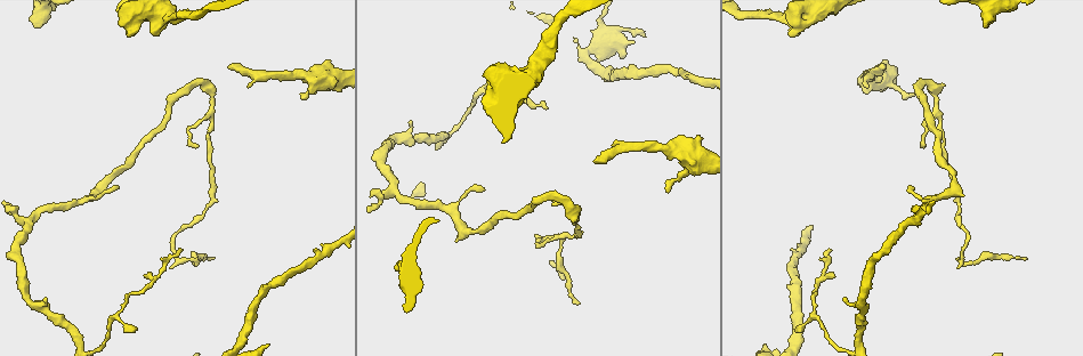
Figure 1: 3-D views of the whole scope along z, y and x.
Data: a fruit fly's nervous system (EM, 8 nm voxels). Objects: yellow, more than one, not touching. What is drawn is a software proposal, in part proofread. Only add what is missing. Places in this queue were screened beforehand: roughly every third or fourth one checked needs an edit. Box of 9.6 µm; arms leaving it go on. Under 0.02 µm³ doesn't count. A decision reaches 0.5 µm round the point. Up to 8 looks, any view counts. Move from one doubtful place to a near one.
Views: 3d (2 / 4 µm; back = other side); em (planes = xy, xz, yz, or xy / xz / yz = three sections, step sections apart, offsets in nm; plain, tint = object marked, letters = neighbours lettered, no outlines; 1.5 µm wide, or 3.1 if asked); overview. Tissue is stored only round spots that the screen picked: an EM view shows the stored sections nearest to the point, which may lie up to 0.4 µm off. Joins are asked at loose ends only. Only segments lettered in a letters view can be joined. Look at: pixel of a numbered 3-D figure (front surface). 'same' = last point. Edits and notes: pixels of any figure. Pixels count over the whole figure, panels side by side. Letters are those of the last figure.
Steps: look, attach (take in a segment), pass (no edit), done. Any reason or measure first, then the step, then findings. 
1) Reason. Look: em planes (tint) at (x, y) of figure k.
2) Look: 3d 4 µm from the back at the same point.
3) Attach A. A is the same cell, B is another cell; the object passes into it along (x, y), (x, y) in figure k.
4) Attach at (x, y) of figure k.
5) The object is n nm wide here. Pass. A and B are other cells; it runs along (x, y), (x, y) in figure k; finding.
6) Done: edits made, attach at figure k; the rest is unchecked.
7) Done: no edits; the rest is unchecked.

Branch stops here. Look: 3d 2 µm at (791, 36) of figure 1.

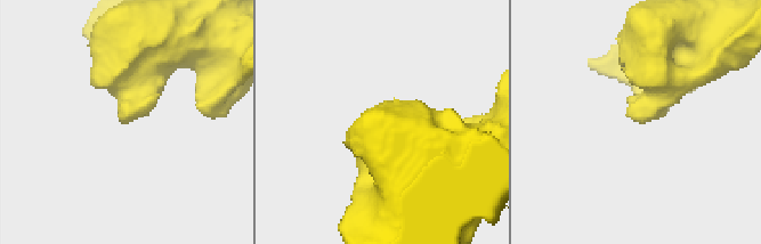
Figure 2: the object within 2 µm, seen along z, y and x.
Look: em planes (letters) at (632, 119) of figure 2.

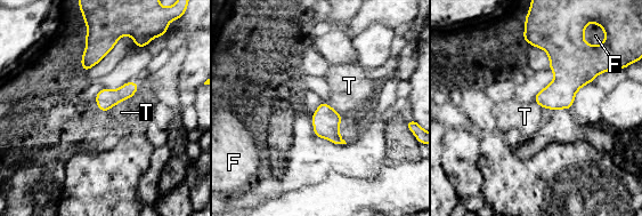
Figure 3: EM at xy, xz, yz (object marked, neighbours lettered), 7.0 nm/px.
Pass. F and T are other cells; a border runs along (130, 97), (107, 110) in figure 3; no lettered segment goes on from it.

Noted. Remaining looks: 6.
Branch stops here. Look: 3d 4 µm at (37, 25) of figure 1.

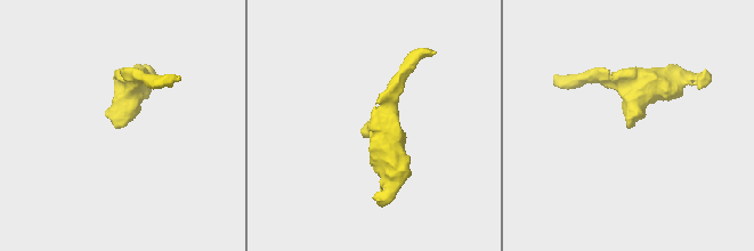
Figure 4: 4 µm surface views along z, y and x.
Need the tissue. Look: em 3.1 µm planes (letters) at (367, 124) of figure 4.

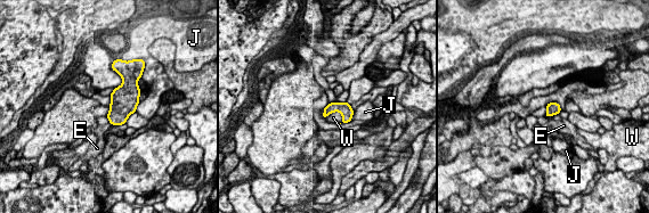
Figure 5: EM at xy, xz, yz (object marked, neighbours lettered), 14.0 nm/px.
Pass. E, J and W are other cells; a border runs along (342, 115), (331, 112), (325, 119) in figure 5; none of them fits.

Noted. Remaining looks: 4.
Branch stops here. Look: em xy step 4 (letters) at (197, 147) of figure 1.

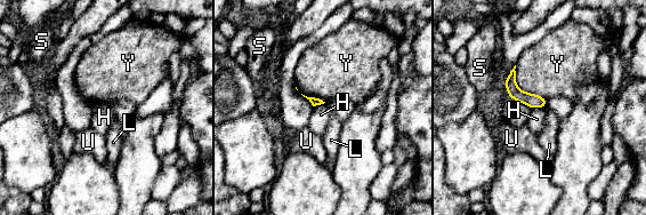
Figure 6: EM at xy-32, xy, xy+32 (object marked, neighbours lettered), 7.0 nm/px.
Pass. H, L, S, U and Y are other cells; no lettered segment goes on from it.

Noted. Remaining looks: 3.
Done: no edits; the rest is unchecked.

